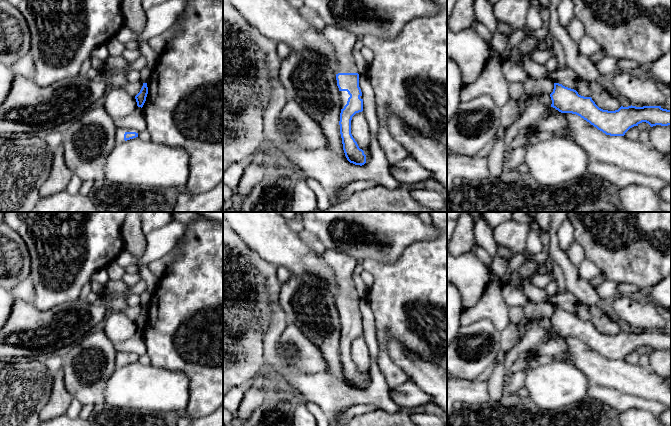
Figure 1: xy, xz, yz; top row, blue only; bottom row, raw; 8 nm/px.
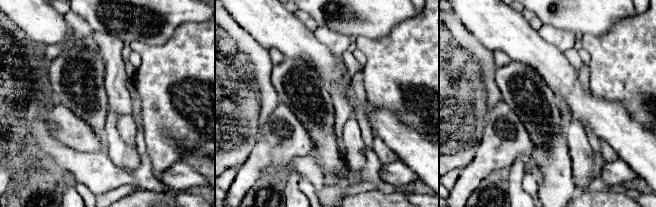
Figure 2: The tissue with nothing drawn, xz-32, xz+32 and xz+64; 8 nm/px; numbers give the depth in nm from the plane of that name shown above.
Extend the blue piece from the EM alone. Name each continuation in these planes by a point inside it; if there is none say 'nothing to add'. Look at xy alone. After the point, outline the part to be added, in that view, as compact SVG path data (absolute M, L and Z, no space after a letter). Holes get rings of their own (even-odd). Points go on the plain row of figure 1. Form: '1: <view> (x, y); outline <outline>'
1: xy (119, 358); outline M117 351L117 354L115 356L115 362L116 362L117 367L125 366L124 358L126 356L136 356L136 357L139 357L139 355L136 354L136 353L128 353L128 352L125 352L125 351Z

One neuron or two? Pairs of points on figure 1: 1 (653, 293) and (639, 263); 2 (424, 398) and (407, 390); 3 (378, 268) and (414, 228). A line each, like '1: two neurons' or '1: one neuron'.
1: two neurons
2: one neuron
3: two neurons

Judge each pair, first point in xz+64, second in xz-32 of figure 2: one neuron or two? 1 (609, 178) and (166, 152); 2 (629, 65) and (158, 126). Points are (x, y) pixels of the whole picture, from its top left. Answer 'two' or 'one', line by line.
1: two
2: one

